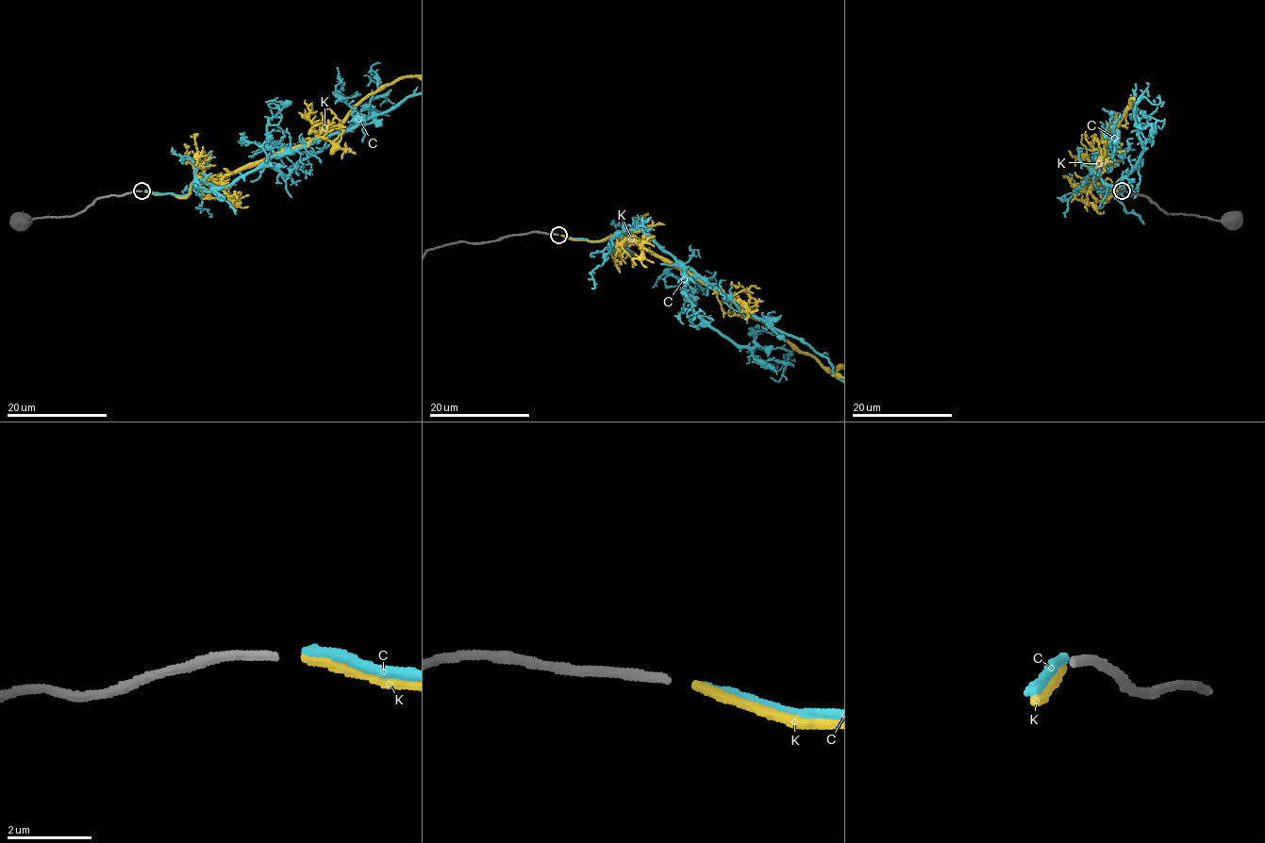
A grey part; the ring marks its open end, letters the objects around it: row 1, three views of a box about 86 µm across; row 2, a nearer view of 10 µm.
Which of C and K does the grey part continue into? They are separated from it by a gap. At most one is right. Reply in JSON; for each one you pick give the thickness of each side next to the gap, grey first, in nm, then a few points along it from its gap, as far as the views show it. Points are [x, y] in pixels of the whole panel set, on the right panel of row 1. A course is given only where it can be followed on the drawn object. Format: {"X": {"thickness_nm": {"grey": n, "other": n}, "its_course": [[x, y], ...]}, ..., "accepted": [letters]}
{"K": {"thickness_nm": {"grey": 190, "other": 200}}, "accepted": ["K"]}

